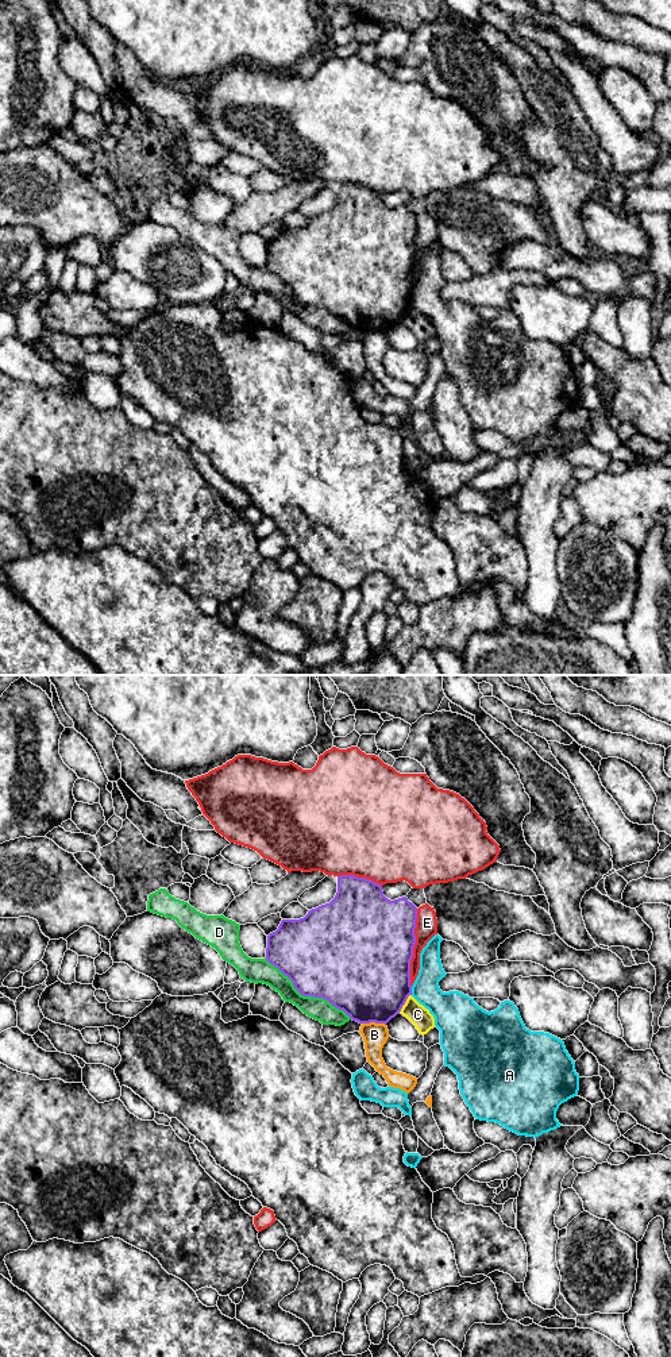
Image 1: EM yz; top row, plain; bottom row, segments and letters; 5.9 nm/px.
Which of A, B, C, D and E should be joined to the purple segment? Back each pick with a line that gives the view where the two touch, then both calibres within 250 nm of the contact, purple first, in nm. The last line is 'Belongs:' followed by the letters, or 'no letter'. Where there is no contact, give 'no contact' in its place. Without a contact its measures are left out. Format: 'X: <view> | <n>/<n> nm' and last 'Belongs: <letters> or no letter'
Belongs: no letter

